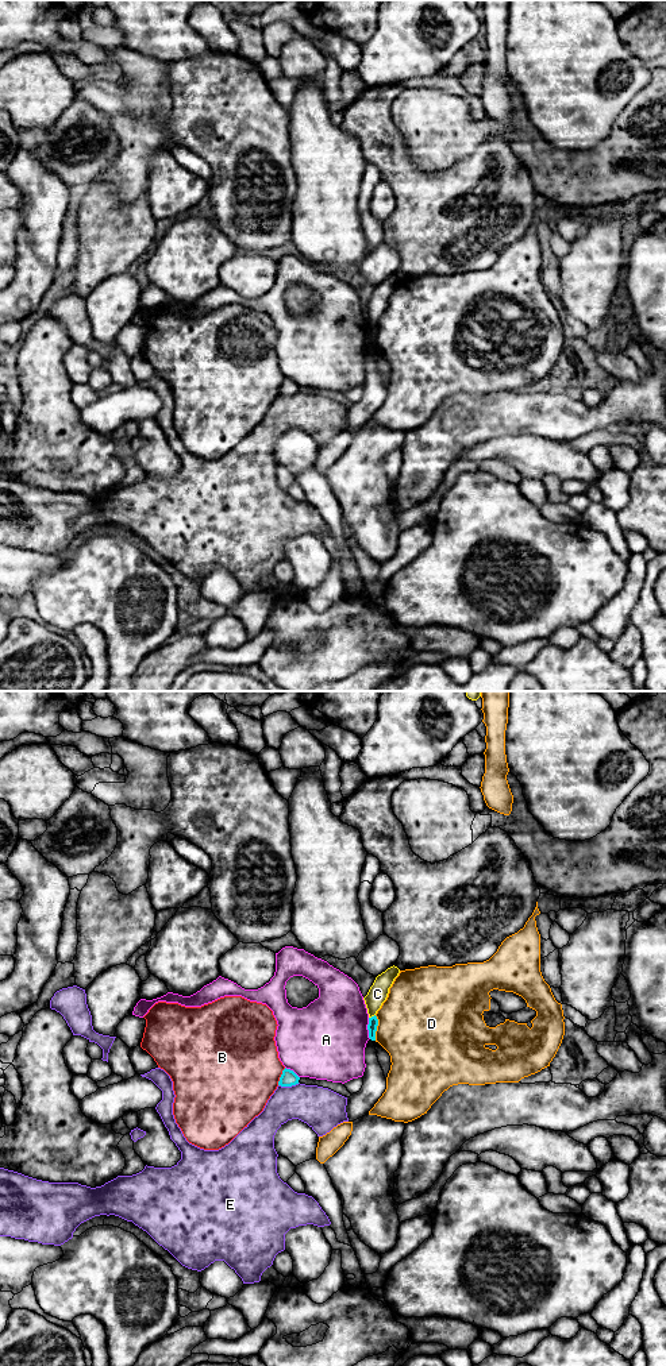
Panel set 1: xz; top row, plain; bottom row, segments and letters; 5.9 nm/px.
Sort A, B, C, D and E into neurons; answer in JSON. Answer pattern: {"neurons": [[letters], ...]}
{"neurons": [["A"], ["B"], ["C"], ["D"], ["E"]]}

